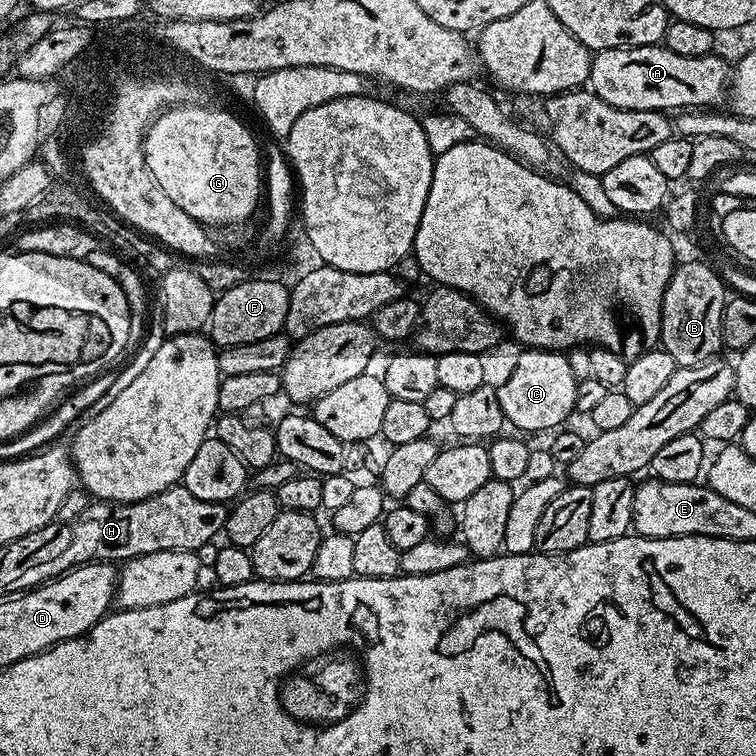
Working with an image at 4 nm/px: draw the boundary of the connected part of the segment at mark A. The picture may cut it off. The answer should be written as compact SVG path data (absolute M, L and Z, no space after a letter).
M651 44L636 48L615 48L595 53L588 75L589 89L616 109L654 110L664 112L668 108L675 110L700 110L705 106L716 106L719 100L725 99L730 88L730 64L719 54L702 58L682 58L682 54L674 54L674 50Z

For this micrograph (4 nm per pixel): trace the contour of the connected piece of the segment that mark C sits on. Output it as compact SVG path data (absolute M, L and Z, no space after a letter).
M525 349L512 372L497 387L505 421L521 433L553 431L561 427L561 423L575 411L576 382L565 353L553 349Z

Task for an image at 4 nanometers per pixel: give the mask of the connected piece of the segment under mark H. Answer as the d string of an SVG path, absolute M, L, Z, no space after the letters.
M180 482L132 504L89 502L79 520L75 521L70 546L66 546L66 550L62 550L62 554L51 562L41 562L39 566L32 567L26 577L27 583L39 586L79 565L93 562L127 562L155 552L199 553L200 548L223 533L229 511L228 504L194 498L194 494L190 494L190 490L186 490Z

